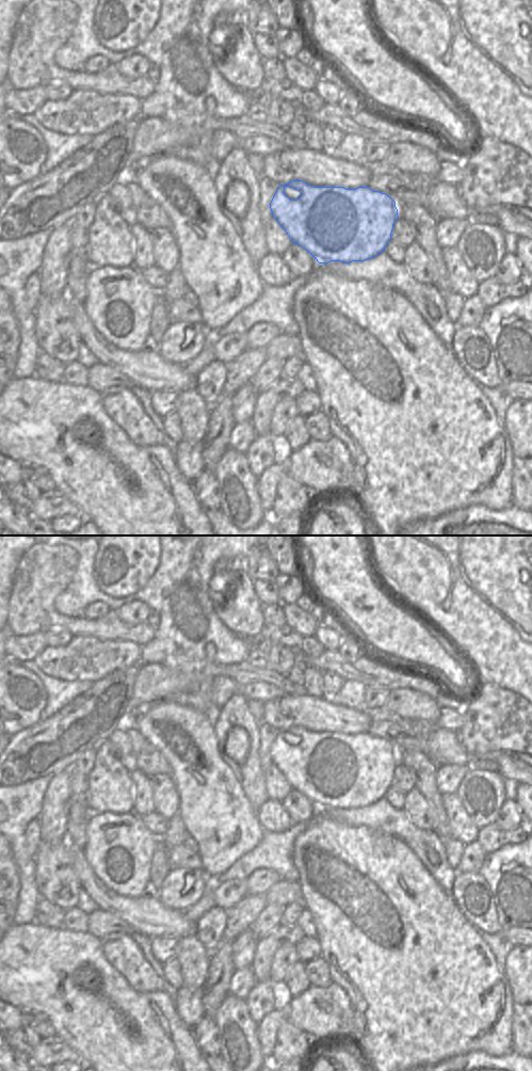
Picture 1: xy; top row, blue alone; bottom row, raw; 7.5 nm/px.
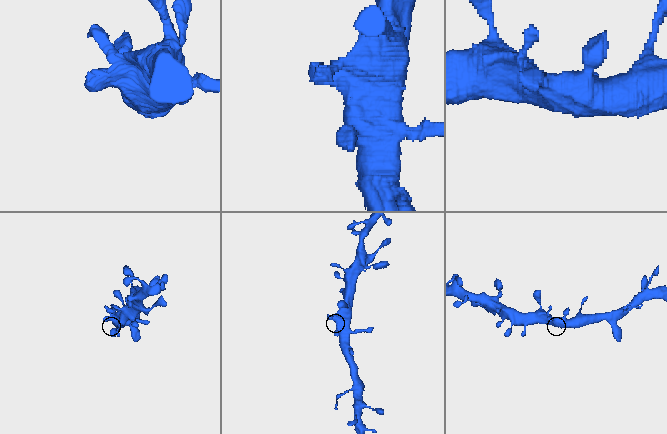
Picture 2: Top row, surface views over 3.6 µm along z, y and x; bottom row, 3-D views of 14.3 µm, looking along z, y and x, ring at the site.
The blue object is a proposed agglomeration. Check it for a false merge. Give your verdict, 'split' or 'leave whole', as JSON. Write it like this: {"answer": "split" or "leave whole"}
{"answer": "leave whole"}

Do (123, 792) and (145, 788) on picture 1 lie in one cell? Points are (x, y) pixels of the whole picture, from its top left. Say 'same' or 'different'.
different

